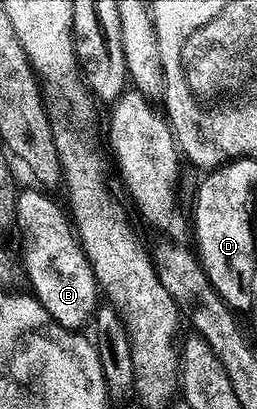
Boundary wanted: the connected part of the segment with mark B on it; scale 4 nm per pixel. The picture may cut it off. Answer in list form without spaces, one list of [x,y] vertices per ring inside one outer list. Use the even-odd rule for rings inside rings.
[[[33,189],[22,190],[17,197],[17,223],[24,237],[29,239],[27,251],[25,255],[23,254],[23,262],[32,294],[58,325],[74,331],[82,330],[82,326],[94,318],[99,307],[100,286],[66,210],[63,207],[62,210],[57,202],[43,195],[42,190]]]

